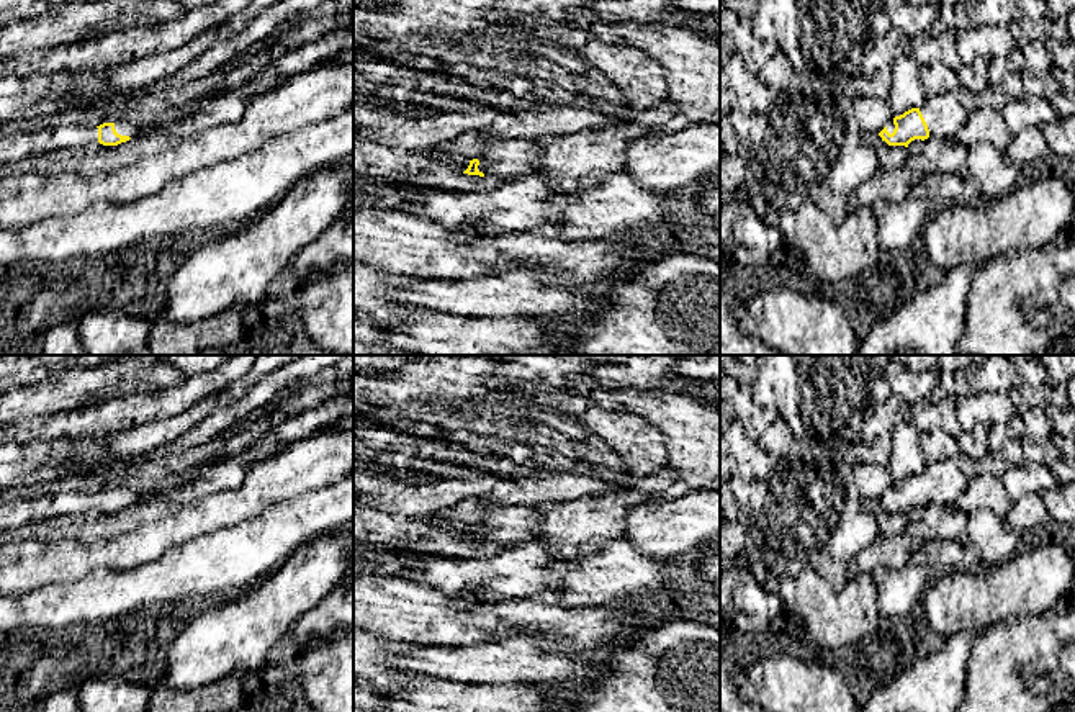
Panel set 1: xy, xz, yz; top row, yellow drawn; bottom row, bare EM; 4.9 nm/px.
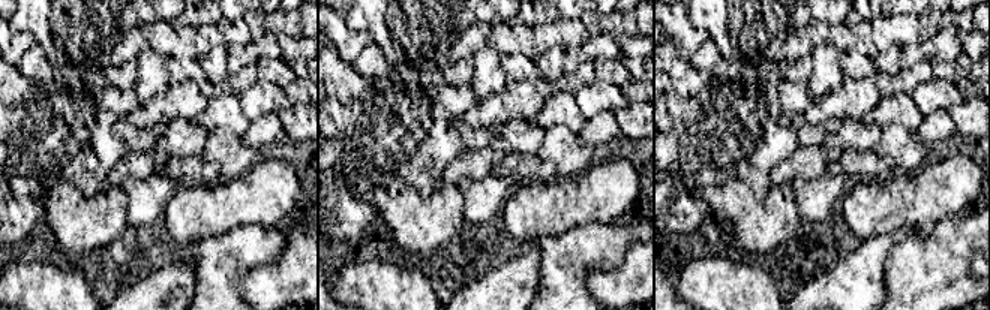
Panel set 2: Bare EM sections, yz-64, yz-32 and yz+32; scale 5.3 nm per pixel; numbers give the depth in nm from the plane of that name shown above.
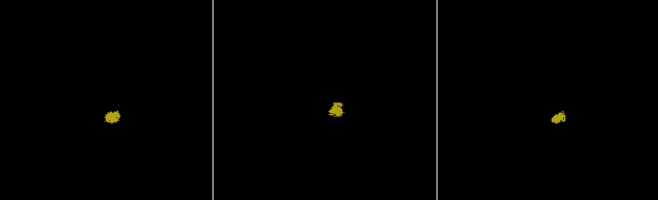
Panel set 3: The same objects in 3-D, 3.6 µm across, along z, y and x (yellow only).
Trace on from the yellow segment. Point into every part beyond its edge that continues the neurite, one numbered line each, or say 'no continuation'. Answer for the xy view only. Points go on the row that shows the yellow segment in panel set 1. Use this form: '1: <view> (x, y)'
1: xy (130, 130)

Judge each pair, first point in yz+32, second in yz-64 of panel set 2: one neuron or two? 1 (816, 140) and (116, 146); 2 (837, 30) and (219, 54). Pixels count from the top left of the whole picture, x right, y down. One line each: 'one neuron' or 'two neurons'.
1: two neurons
2: two neurons

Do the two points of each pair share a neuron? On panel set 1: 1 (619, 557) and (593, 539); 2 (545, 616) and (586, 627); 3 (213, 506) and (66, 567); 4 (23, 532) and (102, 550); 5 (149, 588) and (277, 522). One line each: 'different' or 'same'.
1: different
2: same
3: same
4: different
5: same

